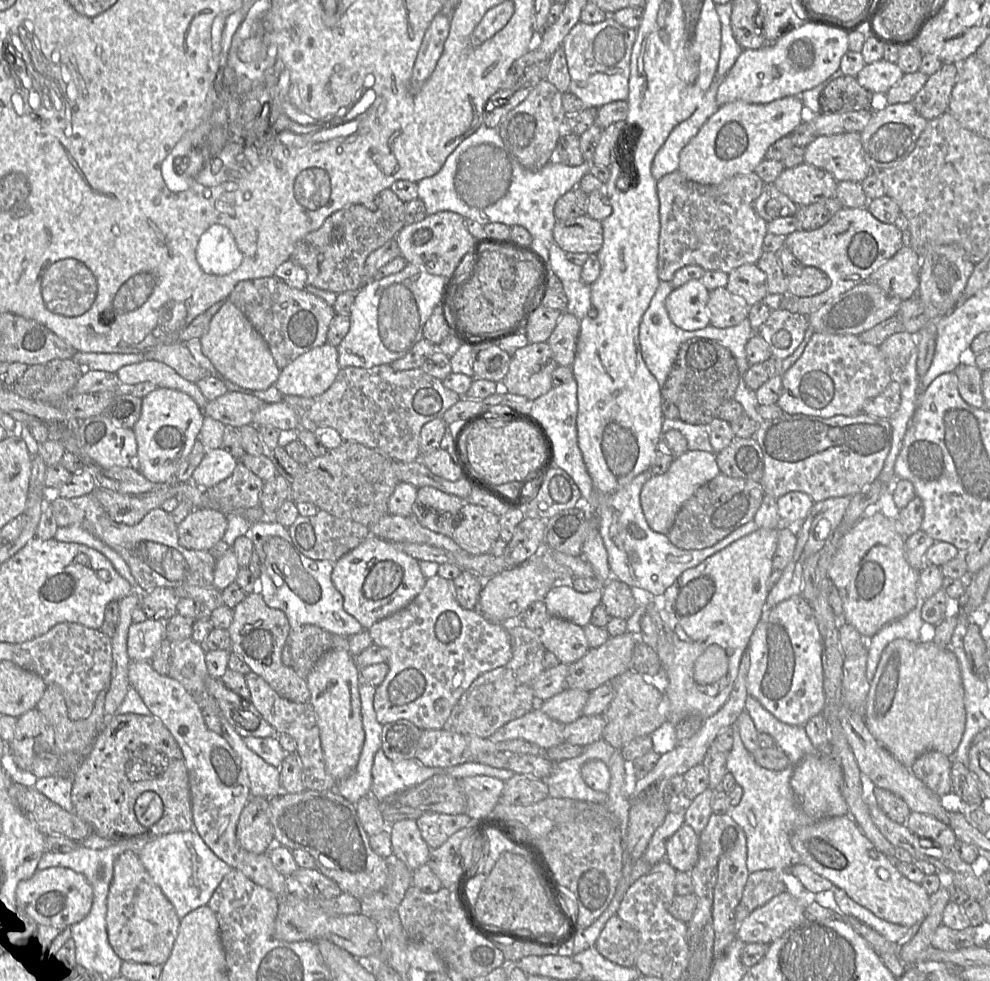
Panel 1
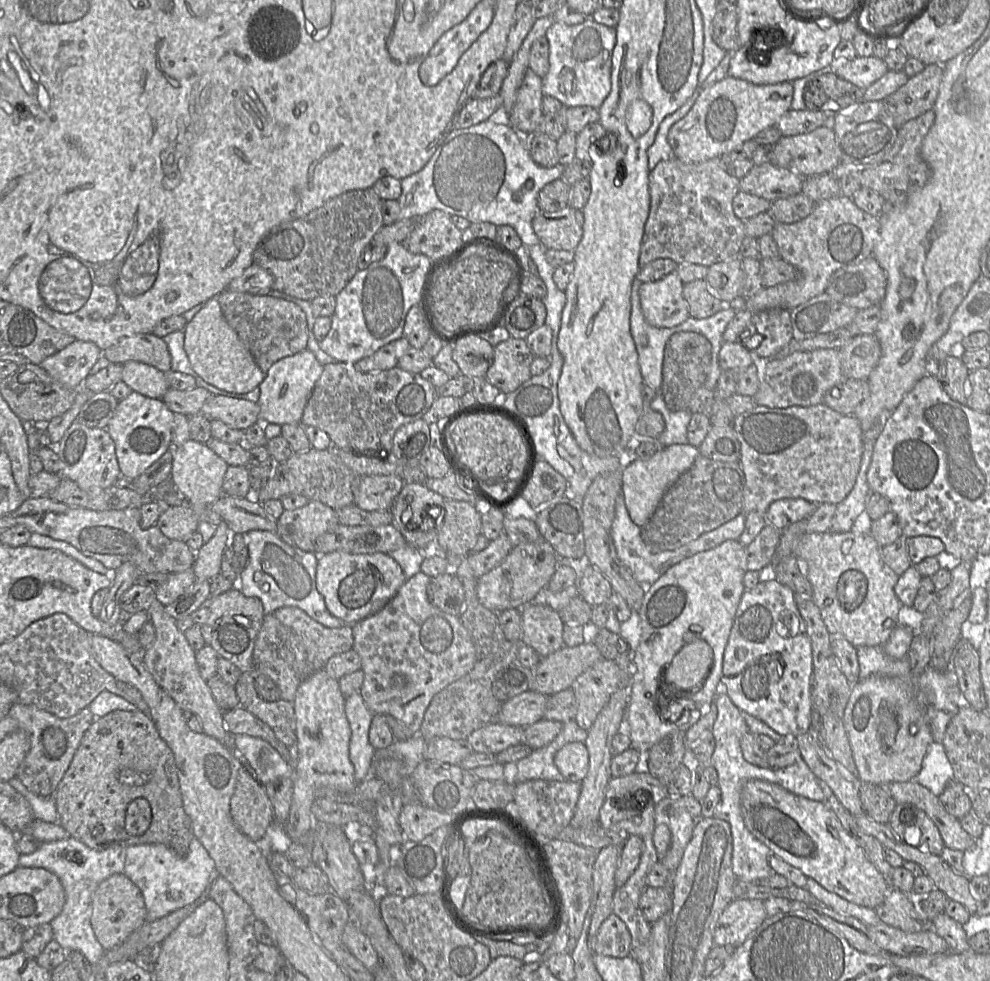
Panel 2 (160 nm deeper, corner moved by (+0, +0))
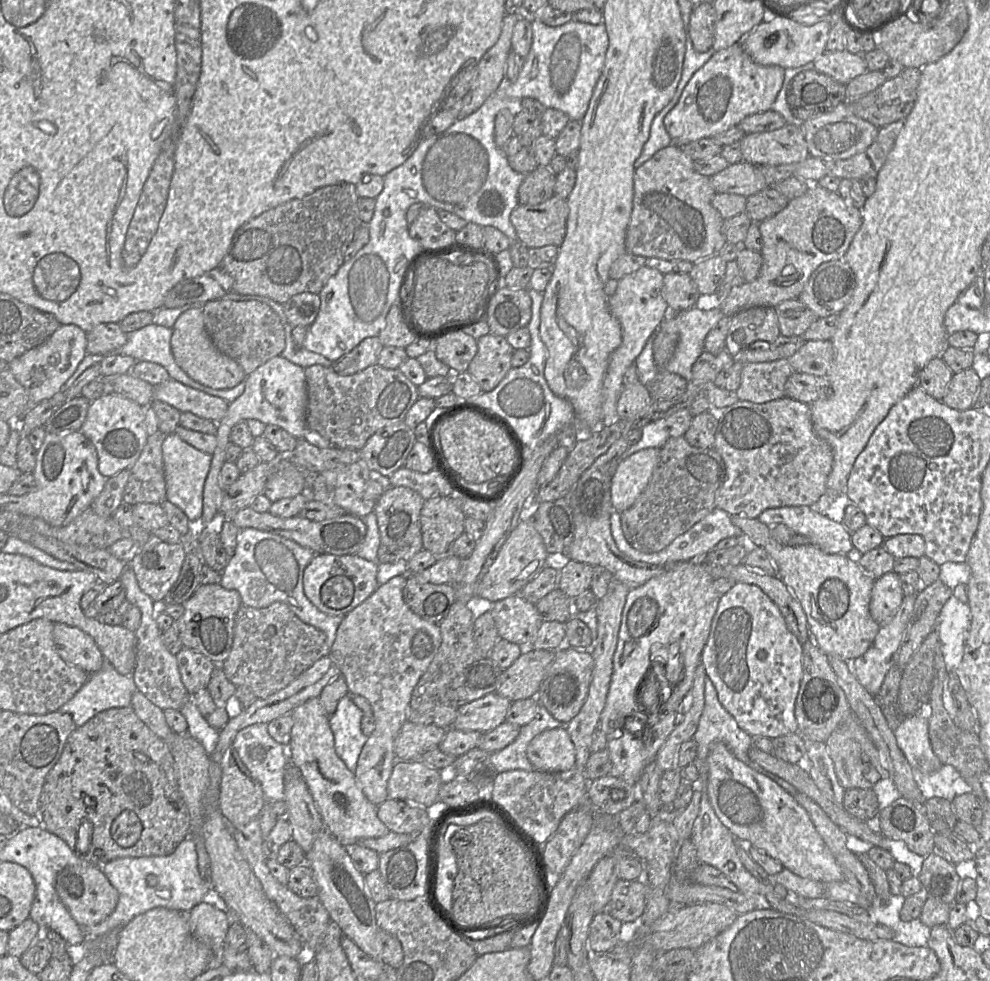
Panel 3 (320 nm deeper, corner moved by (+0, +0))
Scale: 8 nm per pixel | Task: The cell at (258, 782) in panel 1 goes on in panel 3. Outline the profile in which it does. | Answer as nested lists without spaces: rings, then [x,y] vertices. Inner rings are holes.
[[[130,567],[124,570],[119,581],[125,588],[126,601],[139,608],[141,613],[140,626],[134,632],[137,645],[136,664],[132,673],[132,679],[136,690],[145,695],[148,700],[162,710],[180,710],[187,702],[190,702],[191,693],[187,691],[181,680],[176,656],[165,647],[162,641],[162,631],[156,622],[156,616],[159,612],[158,604],[162,603],[154,602],[141,590]]]

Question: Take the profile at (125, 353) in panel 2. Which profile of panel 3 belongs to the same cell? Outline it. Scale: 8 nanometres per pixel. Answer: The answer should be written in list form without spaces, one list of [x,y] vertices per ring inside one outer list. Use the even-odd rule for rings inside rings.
[[[100,323],[86,332],[87,353],[107,356],[123,346],[127,341],[125,333],[118,323]]]

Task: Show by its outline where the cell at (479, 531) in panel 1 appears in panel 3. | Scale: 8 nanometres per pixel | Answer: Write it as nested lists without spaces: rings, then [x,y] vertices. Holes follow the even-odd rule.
[[[455,496],[425,499],[420,512],[423,549],[436,556],[448,554],[453,541],[464,533],[465,517]]]

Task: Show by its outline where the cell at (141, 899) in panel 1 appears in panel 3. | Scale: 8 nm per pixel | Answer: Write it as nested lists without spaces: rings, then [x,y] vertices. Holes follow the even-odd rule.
[[[91,863],[64,868],[56,878],[57,894],[70,915],[81,927],[91,927],[107,918],[115,909],[119,894],[102,872],[102,866]]]

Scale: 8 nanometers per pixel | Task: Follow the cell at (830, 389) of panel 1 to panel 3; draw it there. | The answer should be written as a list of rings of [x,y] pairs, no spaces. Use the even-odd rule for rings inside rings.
[[[787,358],[771,362],[745,363],[741,384],[735,391],[739,400],[763,404],[786,397],[785,384],[794,373]]]

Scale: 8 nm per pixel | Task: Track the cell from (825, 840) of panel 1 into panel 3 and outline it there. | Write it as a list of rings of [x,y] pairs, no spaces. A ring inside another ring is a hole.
[[[716,742],[711,746],[707,764],[706,793],[709,802],[719,820],[738,841],[757,847],[778,860],[784,868],[804,878],[823,884],[843,880],[843,873],[836,859],[817,832],[807,811],[795,800],[791,793],[768,776],[753,770],[738,760],[722,742]]]

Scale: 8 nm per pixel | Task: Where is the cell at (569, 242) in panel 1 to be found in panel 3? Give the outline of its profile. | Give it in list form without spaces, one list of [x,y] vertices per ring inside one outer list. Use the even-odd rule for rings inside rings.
[[[558,195],[537,205],[519,204],[510,214],[510,221],[519,240],[527,248],[559,247],[566,235],[569,207]]]

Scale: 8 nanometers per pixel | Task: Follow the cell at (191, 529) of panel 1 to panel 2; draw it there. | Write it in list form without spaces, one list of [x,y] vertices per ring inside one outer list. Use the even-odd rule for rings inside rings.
[[[189,504],[165,507],[156,526],[168,538],[186,542],[197,532],[200,520]]]

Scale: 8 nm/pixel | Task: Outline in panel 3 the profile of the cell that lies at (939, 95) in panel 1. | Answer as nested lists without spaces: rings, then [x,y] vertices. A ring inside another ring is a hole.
[[[904,68],[896,77],[863,97],[847,101],[852,112],[877,128],[905,119],[912,111],[922,68]]]

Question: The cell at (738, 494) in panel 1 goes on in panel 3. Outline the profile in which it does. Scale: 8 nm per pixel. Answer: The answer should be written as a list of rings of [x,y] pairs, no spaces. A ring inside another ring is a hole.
[[[684,436],[669,437],[660,448],[658,463],[646,488],[631,507],[620,512],[626,540],[644,553],[666,548],[716,508],[716,493],[725,477],[725,464],[714,448],[692,446]]]

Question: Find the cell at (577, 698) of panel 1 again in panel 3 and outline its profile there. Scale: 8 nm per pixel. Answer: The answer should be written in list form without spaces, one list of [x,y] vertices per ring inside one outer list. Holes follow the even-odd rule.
[[[497,693],[461,705],[450,728],[485,733],[506,722],[511,701]]]

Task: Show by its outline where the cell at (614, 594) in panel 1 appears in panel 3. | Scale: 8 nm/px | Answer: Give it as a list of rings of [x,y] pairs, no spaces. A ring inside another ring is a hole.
[[[570,560],[559,572],[558,588],[570,598],[574,599],[583,592],[590,590],[593,578],[593,566]]]

